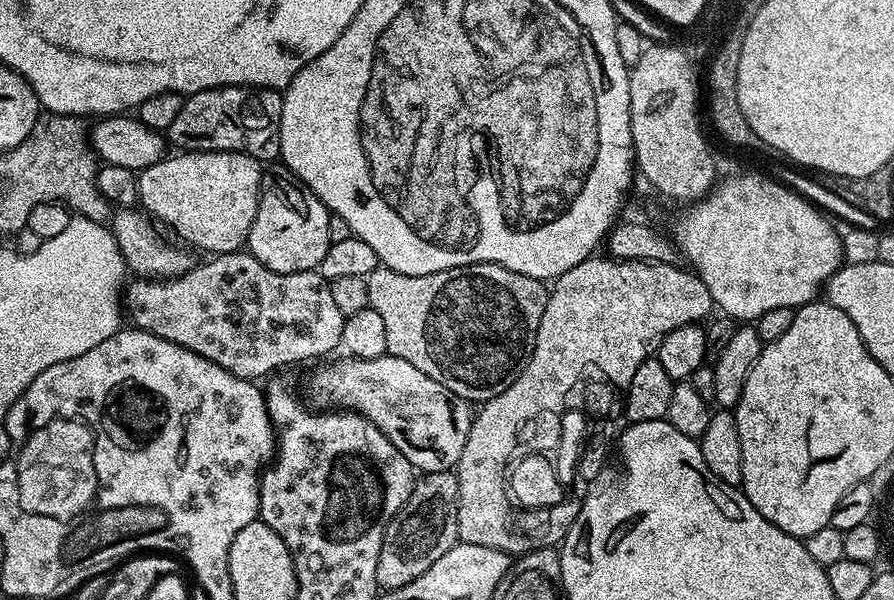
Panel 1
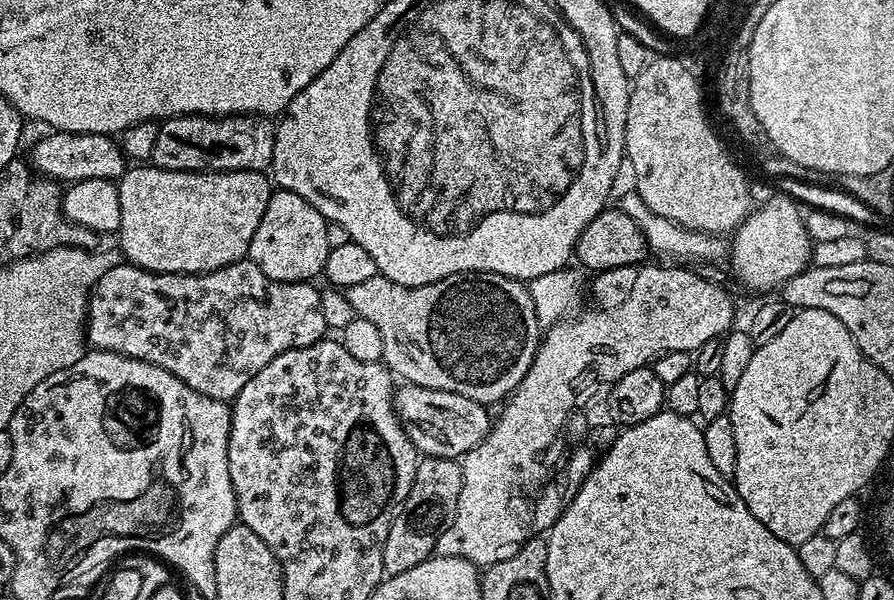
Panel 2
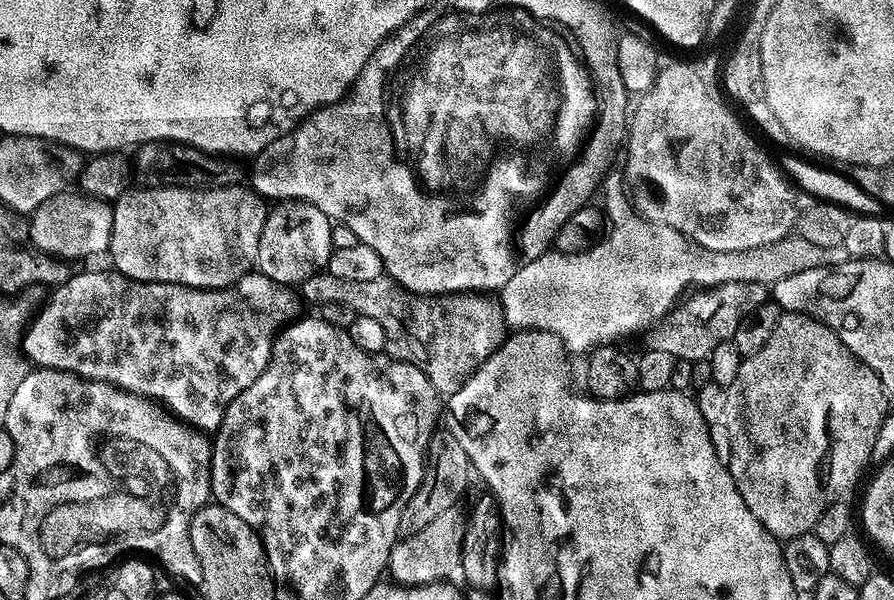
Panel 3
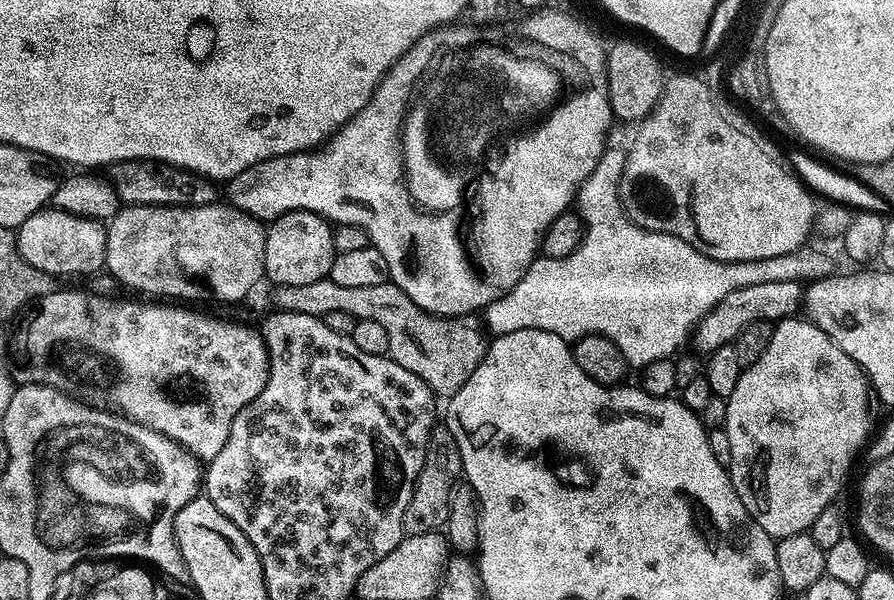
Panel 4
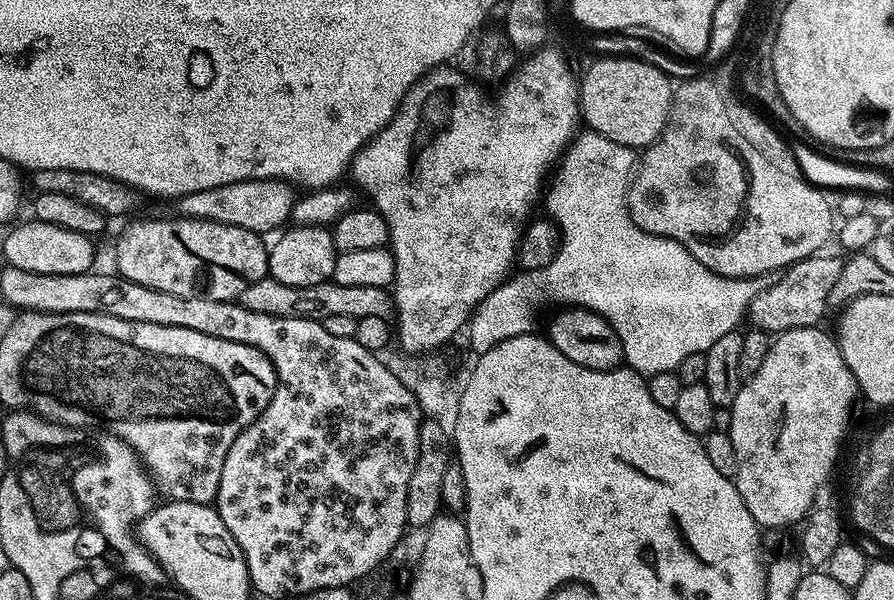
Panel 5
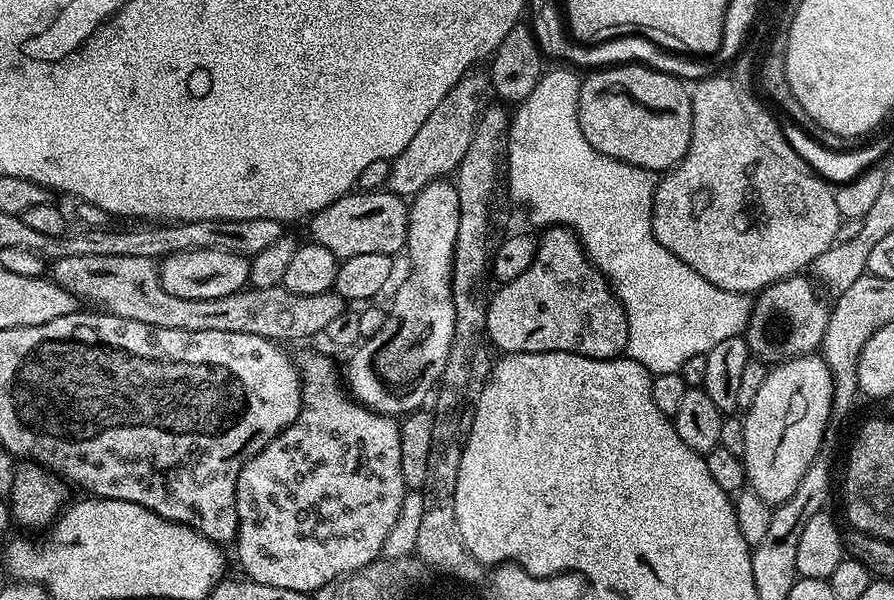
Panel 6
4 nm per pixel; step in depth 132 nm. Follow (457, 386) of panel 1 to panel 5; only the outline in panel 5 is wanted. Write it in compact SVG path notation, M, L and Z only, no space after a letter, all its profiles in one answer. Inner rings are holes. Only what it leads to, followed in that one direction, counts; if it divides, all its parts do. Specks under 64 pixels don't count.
M269 276L251 283L238 297L238 302L246 309L257 310L259 313L278 317L302 317L321 322L334 314L350 314L350 318L355 320L371 316L387 317L394 308L393 297L378 286L338 286L329 282L318 286L294 287Z

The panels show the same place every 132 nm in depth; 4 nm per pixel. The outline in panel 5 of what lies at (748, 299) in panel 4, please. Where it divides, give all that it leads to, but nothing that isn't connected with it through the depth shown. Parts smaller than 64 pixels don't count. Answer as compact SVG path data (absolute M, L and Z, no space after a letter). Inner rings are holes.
M824 255L807 256L797 264L783 269L774 286L763 292L750 309L750 320L756 323L753 325L757 329L779 334L795 328L815 328L821 323L824 311L830 308L830 290L834 290L834 282L838 282L838 274L842 274L844 265L841 257Z

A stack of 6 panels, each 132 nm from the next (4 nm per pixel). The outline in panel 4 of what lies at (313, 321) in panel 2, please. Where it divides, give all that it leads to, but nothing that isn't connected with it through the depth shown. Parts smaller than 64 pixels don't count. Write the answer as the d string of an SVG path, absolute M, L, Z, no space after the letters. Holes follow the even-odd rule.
M57 290L40 296L31 305L30 311L23 317L24 325L16 332L16 337L10 340L10 375L17 385L21 384L45 384L51 388L57 388L67 396L88 404L91 408L103 408L105 412L115 412L117 416L124 416L128 420L138 422L158 434L179 444L189 455L197 461L207 462L226 446L226 438L230 438L230 426L234 418L262 390L268 381L268 351L264 345L264 339L260 337L255 327L247 328L244 324L230 324L226 320L215 320L212 316L202 316L198 312L190 312L184 308L170 308L160 306L158 302L144 302L148 304L134 304L130 300L111 300L111 295L95 294L89 292L63 292Z

